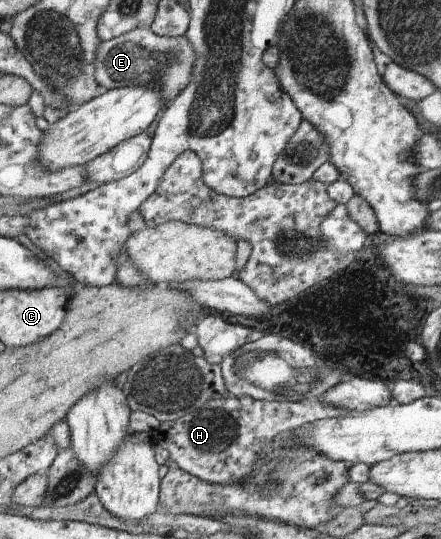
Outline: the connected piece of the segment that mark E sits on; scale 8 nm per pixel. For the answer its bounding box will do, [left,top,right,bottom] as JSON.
[96,28,197,101]

